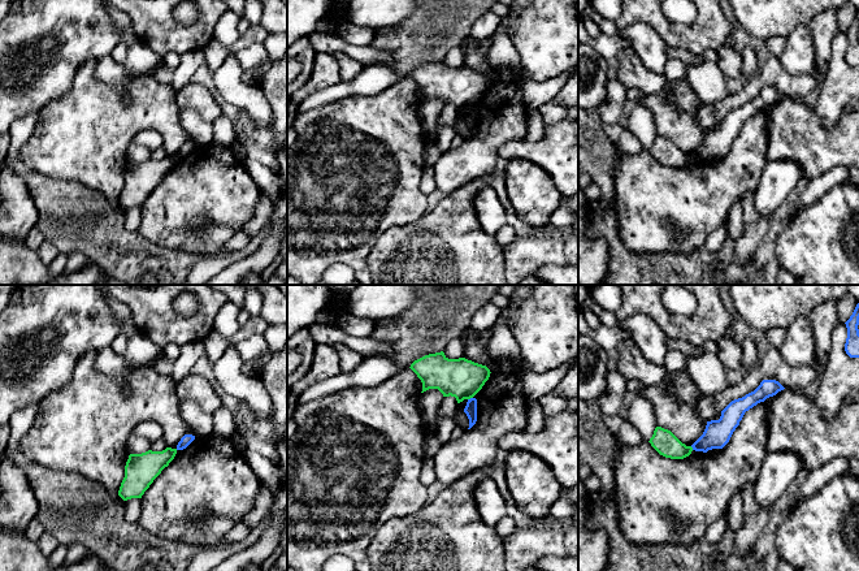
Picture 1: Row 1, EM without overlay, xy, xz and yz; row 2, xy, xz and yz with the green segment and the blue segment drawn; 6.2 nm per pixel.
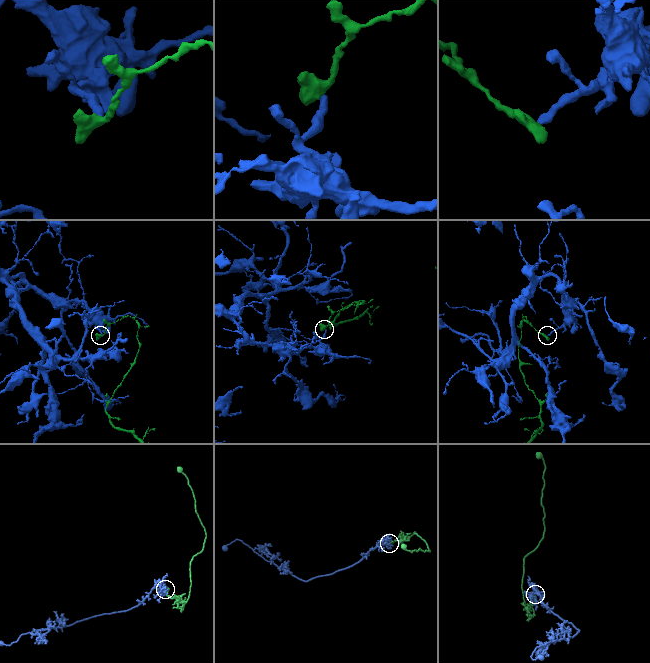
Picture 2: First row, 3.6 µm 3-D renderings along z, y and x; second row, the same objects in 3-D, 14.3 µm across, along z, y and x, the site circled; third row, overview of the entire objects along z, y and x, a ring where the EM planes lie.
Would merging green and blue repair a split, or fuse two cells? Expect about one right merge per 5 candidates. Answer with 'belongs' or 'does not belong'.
does not belong

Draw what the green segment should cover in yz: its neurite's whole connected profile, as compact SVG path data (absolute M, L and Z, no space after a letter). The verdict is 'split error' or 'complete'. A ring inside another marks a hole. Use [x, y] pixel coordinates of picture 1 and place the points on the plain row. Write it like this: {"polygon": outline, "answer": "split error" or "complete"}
{"polygon": "M661 135L655 137L648 151L660 164L671 168L684 168L693 160L691 155L686 155L671 139Z", "answer": "complete"}

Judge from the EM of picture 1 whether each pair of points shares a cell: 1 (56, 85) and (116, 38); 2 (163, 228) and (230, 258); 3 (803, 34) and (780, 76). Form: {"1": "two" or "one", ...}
{"1": "one", "2": "two", "3": "two"}

